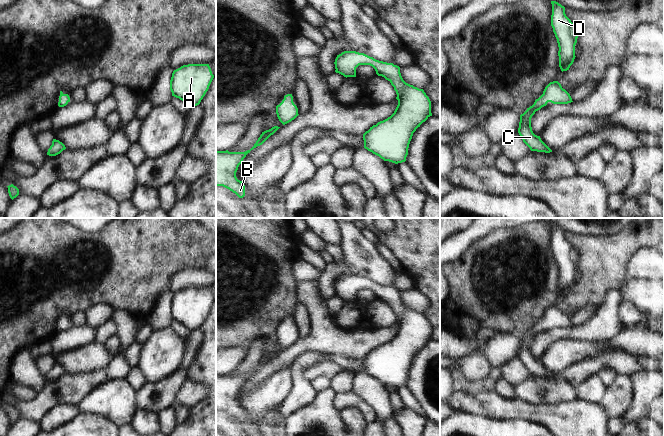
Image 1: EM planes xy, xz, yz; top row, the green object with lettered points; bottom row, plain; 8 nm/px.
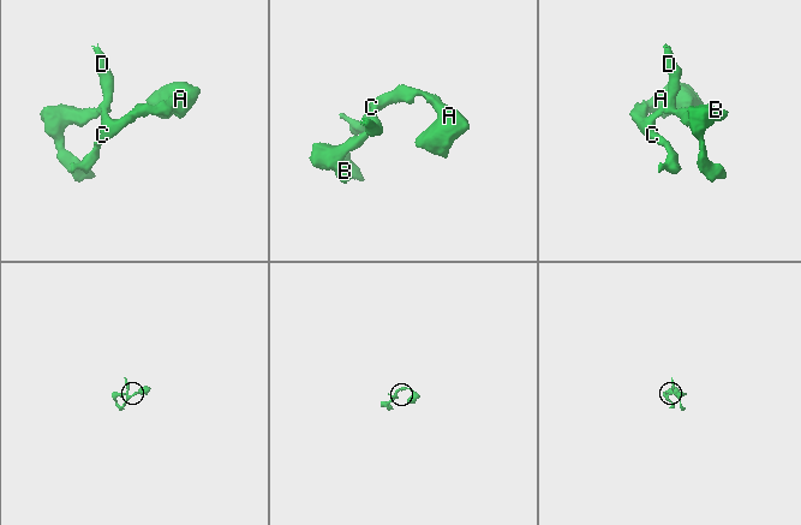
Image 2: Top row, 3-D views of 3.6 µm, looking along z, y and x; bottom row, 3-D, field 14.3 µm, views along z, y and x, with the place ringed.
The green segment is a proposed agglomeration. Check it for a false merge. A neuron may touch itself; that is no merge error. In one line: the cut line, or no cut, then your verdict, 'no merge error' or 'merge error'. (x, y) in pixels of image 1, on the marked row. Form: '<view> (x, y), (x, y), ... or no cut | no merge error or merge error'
no cut | no merge error

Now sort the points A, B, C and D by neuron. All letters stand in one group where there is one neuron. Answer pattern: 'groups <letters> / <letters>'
groups A B C D

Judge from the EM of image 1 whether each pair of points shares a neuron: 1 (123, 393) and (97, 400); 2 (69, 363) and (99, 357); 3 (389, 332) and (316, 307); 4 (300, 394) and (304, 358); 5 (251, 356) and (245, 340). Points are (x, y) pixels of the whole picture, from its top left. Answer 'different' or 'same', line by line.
1: same
2: same
3: same
4: same
5: different

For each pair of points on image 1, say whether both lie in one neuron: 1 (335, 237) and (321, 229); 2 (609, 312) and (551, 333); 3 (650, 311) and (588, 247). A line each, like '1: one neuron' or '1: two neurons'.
1: one neuron
2: one neuron
3: two neurons

